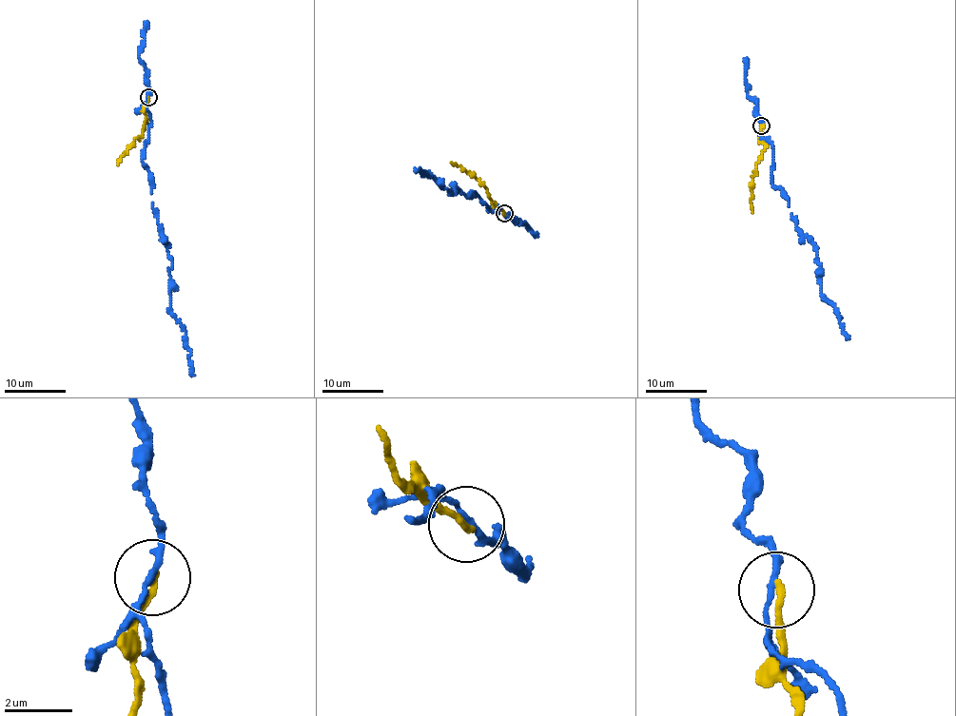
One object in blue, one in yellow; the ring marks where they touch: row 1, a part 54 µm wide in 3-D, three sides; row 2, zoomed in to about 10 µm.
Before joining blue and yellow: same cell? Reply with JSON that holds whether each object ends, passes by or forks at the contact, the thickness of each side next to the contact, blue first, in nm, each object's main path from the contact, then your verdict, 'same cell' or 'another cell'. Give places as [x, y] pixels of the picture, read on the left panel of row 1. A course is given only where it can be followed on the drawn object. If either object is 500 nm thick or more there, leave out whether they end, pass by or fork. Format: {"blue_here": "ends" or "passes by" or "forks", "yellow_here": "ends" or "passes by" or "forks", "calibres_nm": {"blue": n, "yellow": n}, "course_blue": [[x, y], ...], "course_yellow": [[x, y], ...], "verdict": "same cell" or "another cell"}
{"blue_here": "passes by", "yellow_here": "ends", "calibres_nm": {"blue": 150, "yellow": 190}, "course_blue": [[148, 97], [149, 140], [144, 147], [143, 161], [171, 261], [169, 313], [185, 333], [195, 375]], "course_yellow": [[148, 97], [143, 136], [134, 140], [116, 165]], "verdict": "another cell"}

